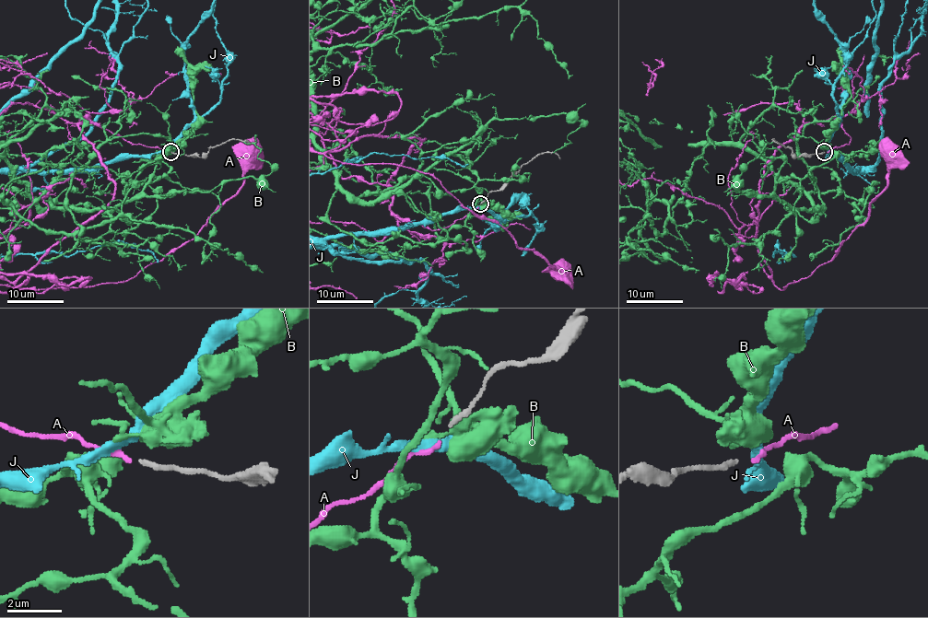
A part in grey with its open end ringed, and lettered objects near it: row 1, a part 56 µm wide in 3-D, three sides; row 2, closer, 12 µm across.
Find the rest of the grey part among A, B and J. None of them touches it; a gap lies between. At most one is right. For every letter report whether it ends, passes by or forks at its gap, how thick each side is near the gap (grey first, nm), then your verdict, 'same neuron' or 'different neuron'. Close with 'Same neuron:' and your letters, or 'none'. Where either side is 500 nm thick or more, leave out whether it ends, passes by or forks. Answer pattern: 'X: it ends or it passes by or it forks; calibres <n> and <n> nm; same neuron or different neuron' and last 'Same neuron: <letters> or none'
A: it ends; calibres 190 and 180 nm; same neuron
B: it forks; calibres 190 and 360 nm; different neuron
J: it passes by; calibres 190 and 360 nm; different neuron
Same neuron: A

